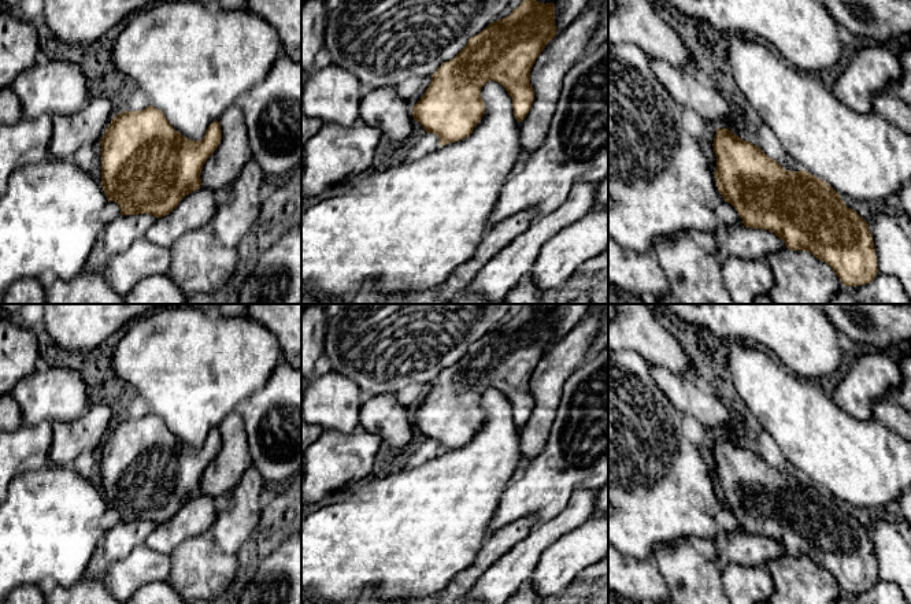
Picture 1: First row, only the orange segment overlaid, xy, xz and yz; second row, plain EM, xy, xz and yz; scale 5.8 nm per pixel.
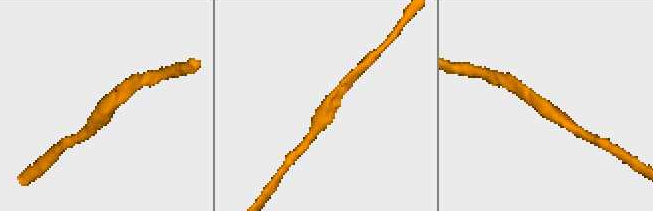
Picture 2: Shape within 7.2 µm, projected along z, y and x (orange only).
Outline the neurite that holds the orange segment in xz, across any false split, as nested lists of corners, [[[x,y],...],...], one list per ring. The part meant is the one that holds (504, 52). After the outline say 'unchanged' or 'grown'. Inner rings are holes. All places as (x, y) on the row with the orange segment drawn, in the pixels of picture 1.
[[[523,0],[508,16],[492,22],[471,37],[453,59],[437,68],[425,95],[412,107],[414,121],[419,122],[426,133],[434,133],[440,138],[440,147],[460,141],[481,122],[485,112],[481,89],[486,82],[495,81],[506,88],[512,99],[514,116],[522,122],[534,101],[530,70],[555,36],[555,4]]] | unchanged

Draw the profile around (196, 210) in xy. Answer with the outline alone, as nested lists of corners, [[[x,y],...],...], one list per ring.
[[[200,186],[186,194],[170,214],[156,219],[145,233],[145,238],[162,248],[171,248],[185,233],[211,223],[219,194],[219,192]]]

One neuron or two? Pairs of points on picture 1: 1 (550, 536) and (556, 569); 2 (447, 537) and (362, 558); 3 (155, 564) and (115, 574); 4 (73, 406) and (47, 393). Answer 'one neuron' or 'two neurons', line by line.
1: two neurons
2: one neuron
3: one neuron
4: one neuron

